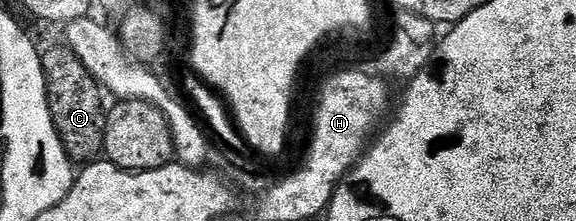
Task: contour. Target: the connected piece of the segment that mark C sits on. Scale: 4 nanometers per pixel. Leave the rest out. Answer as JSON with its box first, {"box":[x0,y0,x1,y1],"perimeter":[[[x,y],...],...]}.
{"box":[40,45,107,165],"perimeter":[[[65,45],[50,47],[40,55],[42,81],[52,113],[56,133],[66,150],[66,158],[75,165],[95,162],[104,151],[107,104],[102,104],[103,88],[99,87],[92,73],[84,69],[84,61]]]}

